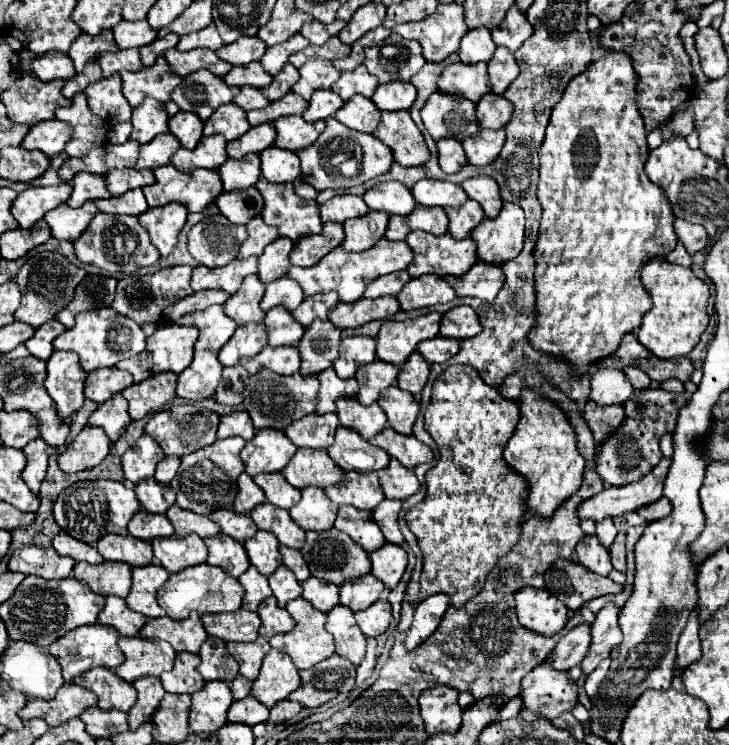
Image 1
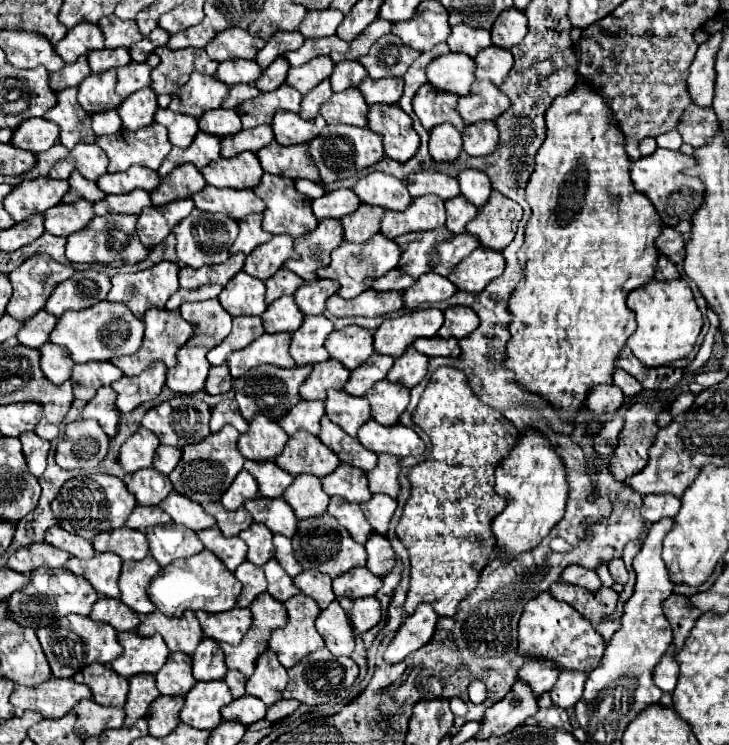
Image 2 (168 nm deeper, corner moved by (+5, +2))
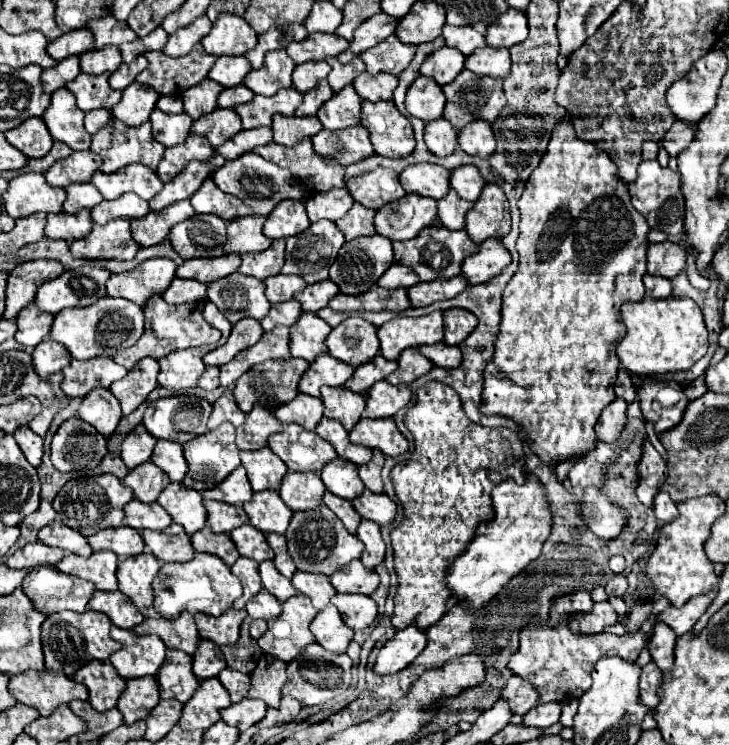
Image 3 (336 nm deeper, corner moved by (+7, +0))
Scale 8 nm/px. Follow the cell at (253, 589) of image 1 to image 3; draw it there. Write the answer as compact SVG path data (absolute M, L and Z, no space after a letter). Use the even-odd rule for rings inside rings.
M238 558L232 566L232 574L238 576L238 580L244 586L244 594L234 602L234 608L240 610L252 596L256 596L262 590L262 582L258 576L258 562L254 562L250 558Z

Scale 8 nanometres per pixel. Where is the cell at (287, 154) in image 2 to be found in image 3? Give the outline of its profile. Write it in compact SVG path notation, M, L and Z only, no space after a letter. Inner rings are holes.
M302 140L302 144L290 148L270 142L254 148L254 152L280 168L288 168L314 192L326 192L334 186L344 186L344 168L338 168L338 164L322 164L322 160L314 156L310 140Z

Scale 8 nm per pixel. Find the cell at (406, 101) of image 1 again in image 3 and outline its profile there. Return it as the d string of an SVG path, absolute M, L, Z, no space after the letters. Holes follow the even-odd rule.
M364 72L362 76L358 76L352 84L358 92L358 96L362 100L392 100L392 94L398 86L398 78L390 72L382 72L378 76L370 76L368 72ZM378 96L384 96L384 98L378 98Z

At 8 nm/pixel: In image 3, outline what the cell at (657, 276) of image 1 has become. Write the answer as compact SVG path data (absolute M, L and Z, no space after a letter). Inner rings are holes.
M644 296L640 302L622 304L620 314L628 332L618 342L616 354L632 376L662 376L688 370L708 350L708 330L702 312L690 298L670 296L666 300L654 300Z

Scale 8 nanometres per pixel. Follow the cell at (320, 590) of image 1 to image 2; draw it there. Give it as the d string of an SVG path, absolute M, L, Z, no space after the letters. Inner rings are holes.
M304 570L294 578L294 584L304 594L312 596L320 608L326 608L332 600L336 600L332 592L332 578L328 578L328 574L316 574L316 570Z

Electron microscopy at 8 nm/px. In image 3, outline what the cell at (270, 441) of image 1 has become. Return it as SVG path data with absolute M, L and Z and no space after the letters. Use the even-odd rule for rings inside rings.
M254 408L254 412L246 416L244 426L238 428L236 446L240 450L260 450L268 446L268 436L280 430L282 424L274 418L272 412L266 412L266 408Z

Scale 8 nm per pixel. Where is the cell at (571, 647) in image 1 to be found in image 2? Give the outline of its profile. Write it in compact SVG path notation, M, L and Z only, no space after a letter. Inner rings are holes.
M526 660L518 670L518 680L532 686L532 692L540 698L544 692L550 692L556 684L560 670L550 660Z

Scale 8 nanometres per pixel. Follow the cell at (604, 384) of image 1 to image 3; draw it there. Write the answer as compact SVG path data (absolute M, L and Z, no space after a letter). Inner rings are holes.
M616 398L602 410L596 422L596 436L600 440L614 440L614 436L618 436L618 428L626 424L626 406L628 406L626 400Z

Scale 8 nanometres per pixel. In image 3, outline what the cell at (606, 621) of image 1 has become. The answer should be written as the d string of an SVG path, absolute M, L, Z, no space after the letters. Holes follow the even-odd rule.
M558 700L538 704L524 716L524 724L526 726L548 728L548 726L552 726L552 724L556 724L560 720L560 708L562 708L562 702L558 702Z

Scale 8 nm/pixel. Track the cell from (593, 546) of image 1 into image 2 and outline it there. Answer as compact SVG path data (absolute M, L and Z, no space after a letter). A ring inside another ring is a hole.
M568 566L564 572L562 572L562 580L568 582L568 584L576 584L576 586L582 586L586 590L600 590L600 578L596 572L588 570L588 568L582 568L582 566Z

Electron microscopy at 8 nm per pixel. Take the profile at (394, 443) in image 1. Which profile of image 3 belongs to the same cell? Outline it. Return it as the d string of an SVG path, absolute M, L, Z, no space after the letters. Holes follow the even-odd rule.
M362 418L350 432L350 440L366 448L378 448L386 456L400 456L408 450L408 440L396 428L394 418L390 420Z

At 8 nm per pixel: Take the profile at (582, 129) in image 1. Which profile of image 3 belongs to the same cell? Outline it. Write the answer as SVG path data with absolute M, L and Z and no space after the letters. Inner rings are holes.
M566 116L562 122L556 124L556 130L552 132L550 144L546 154L542 156L540 164L532 170L530 180L526 182L524 194L518 200L520 208L520 238L516 242L516 250L520 254L520 266L516 276L508 282L502 294L502 322L500 322L500 332L498 340L494 342L494 370L492 374L486 376L484 384L484 402L482 410L486 414L504 414L514 418L518 424L524 426L528 440L532 442L534 452L542 456L542 460L568 460L572 456L580 456L590 452L594 448L594 424L600 416L600 412L616 398L614 396L614 384L616 384L616 372L620 366L620 360L616 356L616 344L622 340L626 334L626 326L620 318L620 306L624 302L638 302L644 296L644 282L642 276L646 274L646 248L648 248L648 232L650 226L646 224L646 218L640 212L634 212L634 206L630 204L630 192L628 186L618 178L616 174L616 164L610 160L610 156L598 148L596 142L580 140L576 136L576 130L572 126L572 120Z

